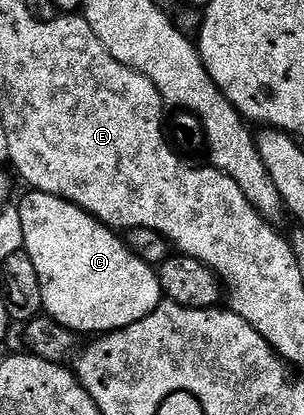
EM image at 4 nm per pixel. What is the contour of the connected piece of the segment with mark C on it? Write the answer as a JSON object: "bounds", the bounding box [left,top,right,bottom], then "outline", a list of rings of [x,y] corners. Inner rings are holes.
{"bounds":[16,190,164,334],"outline":[[[30,190],[27,193],[22,201],[17,201],[16,207],[24,226],[22,247],[28,258],[32,258],[32,266],[36,266],[36,274],[40,278],[45,315],[75,334],[105,334],[132,326],[158,309],[164,297],[157,271],[145,264],[115,229],[107,228],[93,214],[72,202],[43,192]]]}

